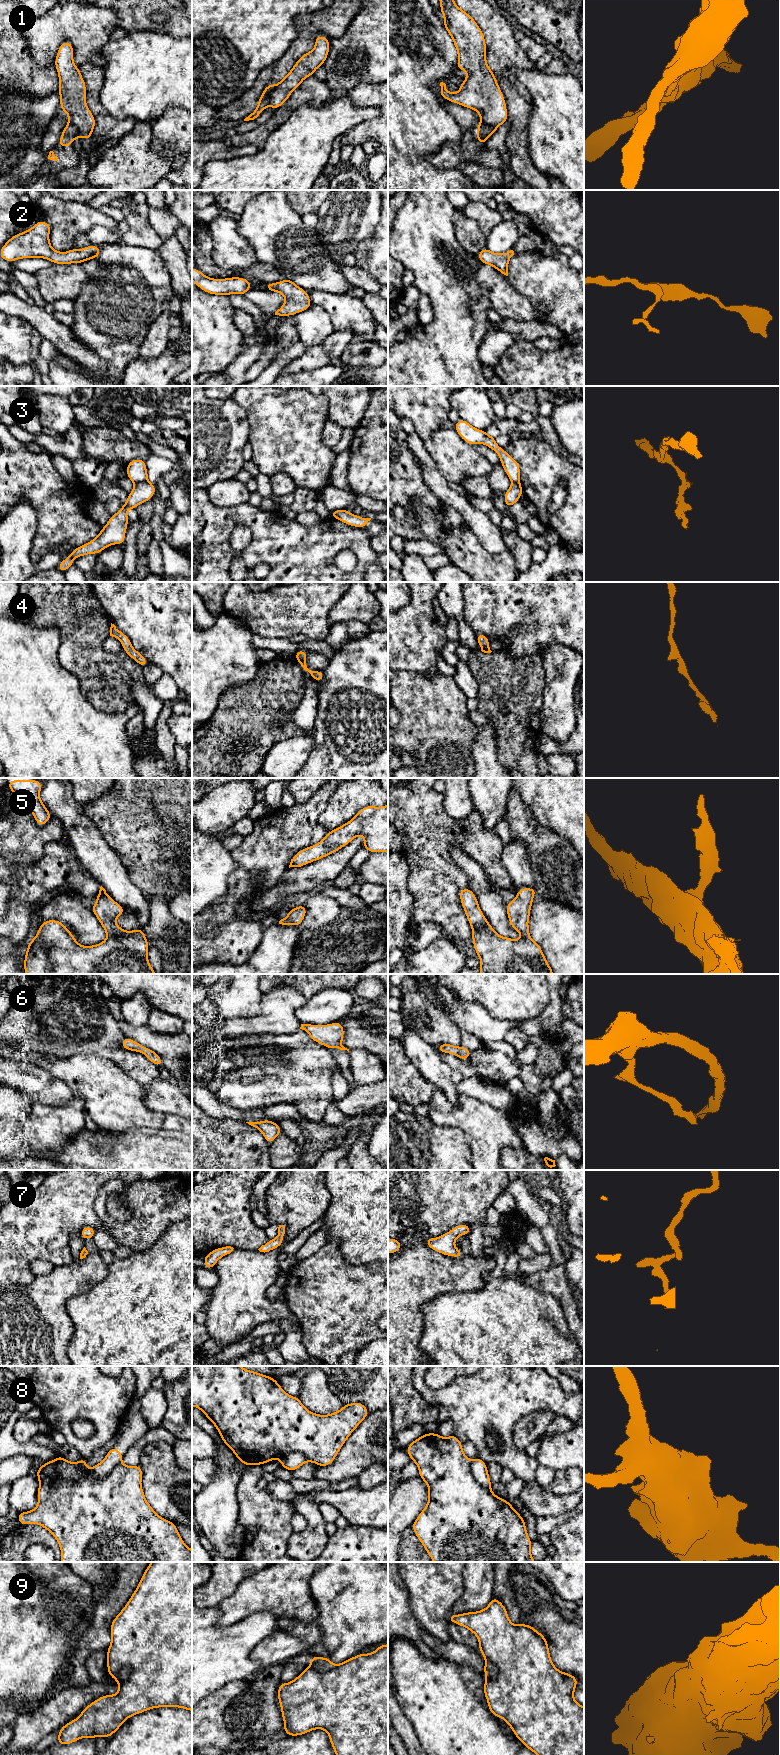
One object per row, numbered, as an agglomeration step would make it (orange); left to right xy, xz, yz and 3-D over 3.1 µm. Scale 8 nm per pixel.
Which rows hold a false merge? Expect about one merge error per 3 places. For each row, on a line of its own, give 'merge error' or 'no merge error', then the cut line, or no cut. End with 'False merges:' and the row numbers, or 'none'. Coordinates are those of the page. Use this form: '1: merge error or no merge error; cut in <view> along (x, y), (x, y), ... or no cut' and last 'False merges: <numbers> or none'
1: merge error; cut in xz along (274, 85), (265, 105)
2: no merge error; no cut
3: merge error; cut in xy along (146, 479), (135, 484)
4: no merge error; no cut
5: no merge error; no cut
6: no merge error; no cut
7: no merge error; no cut
8: merge error; cut in xy along (120, 1461), (103, 1477), (96, 1477), (90, 1469)
9: merge error; cut in xy along (130, 1668), (128, 1677), (118, 1682)
False merges: 1, 3, 8, 9

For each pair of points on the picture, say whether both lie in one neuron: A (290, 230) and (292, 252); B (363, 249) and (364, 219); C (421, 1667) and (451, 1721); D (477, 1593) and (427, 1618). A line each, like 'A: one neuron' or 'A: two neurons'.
A: one neuron
B: two neurons
C: one neuron
D: two neurons

